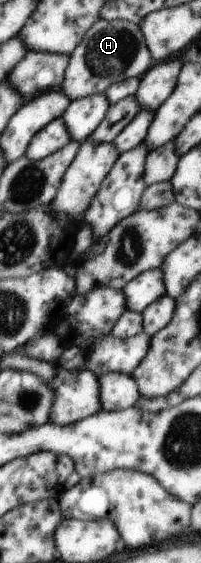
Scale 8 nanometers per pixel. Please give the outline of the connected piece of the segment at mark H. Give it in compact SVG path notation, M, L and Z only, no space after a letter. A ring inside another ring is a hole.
M99 18L73 49L63 74L60 90L70 101L93 94L103 94L112 83L139 78L153 61L144 42L140 27L127 20Z

